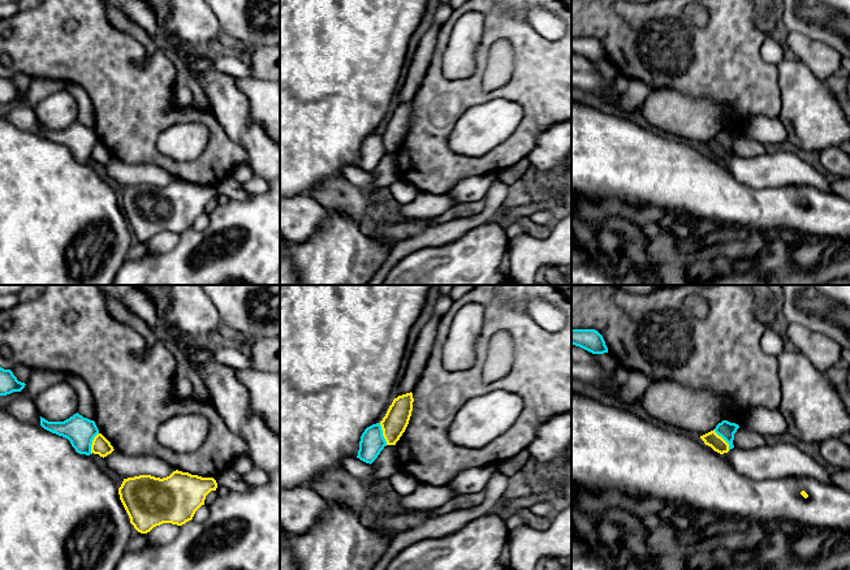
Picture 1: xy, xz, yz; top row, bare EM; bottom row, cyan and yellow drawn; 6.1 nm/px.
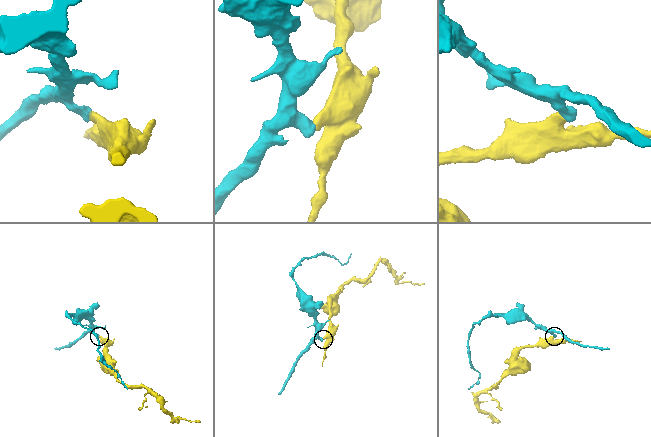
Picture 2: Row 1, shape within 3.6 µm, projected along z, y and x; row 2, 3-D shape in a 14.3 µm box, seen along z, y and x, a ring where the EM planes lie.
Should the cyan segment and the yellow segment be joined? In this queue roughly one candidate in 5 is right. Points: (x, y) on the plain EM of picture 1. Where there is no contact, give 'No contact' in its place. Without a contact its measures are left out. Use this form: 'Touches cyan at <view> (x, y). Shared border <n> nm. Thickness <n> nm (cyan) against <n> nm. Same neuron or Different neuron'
Touches cyan at xz (382, 142). Shared border 140 nm. Thickness 150 nm (cyan) against 160 nm. Different neuron

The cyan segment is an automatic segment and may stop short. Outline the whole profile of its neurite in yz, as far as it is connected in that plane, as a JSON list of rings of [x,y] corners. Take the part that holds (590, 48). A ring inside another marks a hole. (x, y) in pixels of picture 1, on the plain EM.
[[[571,38],[571,52],[592,62],[608,61],[603,44],[595,38]]]

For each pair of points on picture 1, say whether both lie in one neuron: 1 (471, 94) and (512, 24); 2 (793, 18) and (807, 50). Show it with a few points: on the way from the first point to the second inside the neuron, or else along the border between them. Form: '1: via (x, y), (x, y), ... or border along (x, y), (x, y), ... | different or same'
1: via (478, 74), (482, 50), (492, 35) | same
2: border along (784, 31), (799, 31), (827, 43) | different

